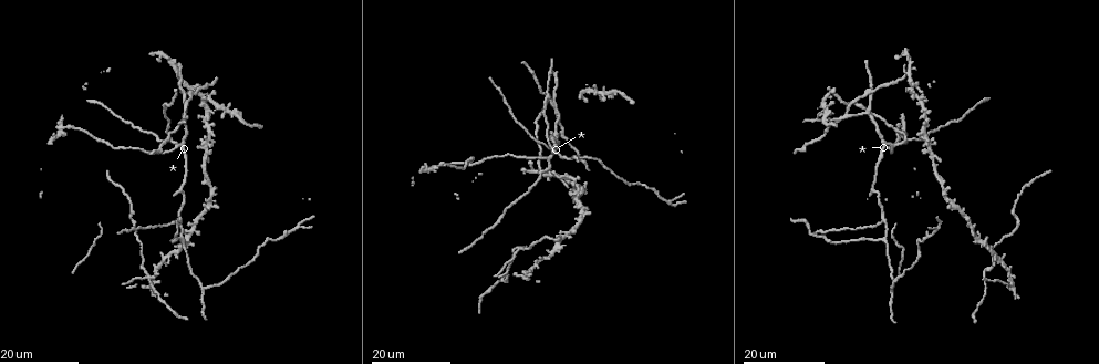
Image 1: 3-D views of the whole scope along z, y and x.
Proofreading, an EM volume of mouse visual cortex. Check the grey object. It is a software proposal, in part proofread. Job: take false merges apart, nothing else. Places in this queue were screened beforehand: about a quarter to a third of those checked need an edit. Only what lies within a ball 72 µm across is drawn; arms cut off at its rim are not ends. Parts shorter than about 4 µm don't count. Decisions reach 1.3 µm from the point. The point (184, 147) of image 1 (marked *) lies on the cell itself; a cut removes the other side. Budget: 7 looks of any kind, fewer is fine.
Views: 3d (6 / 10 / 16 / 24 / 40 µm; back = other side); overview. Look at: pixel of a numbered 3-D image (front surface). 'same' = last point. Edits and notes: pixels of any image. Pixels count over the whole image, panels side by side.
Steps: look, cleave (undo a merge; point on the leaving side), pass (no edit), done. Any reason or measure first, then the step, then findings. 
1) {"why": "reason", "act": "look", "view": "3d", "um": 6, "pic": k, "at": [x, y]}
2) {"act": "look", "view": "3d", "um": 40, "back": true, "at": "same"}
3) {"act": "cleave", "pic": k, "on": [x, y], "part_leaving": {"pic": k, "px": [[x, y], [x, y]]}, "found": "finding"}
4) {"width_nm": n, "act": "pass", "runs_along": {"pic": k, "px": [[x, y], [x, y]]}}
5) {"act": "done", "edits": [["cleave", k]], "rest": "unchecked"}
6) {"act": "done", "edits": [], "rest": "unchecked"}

{"why": "side arm on a straight run", "act": "look", "view": "3d", "um": 16, "pic": 1, "at": [201, 291]}

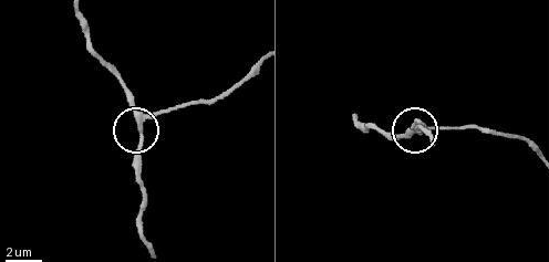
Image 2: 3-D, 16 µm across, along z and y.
{"act": "look", "view": "3d", "um": 10, "pic": 2, "at": [139, 123]}

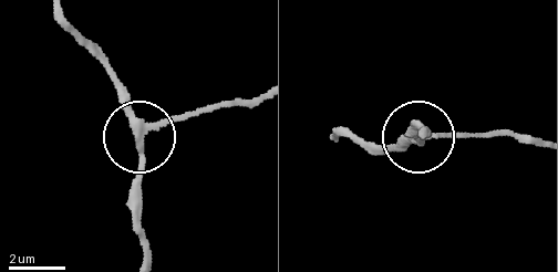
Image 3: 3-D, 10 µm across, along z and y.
{"arms": 3, "act": "pass", "found": "continuous, no second cell"}

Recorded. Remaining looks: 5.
{"why": "three arms meet", "act": "look", "view": "3d", "um": 16, "pic": 1, "at": [883, 221]}

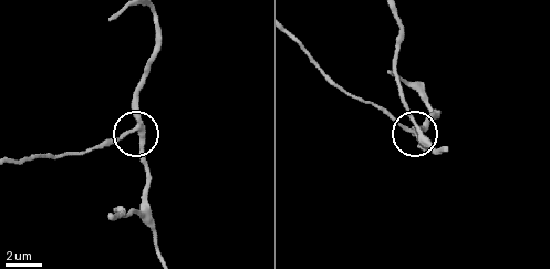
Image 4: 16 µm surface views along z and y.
{"act": "look", "view": "3d", "um": 10, "pic": 4, "at": [138, 130]}

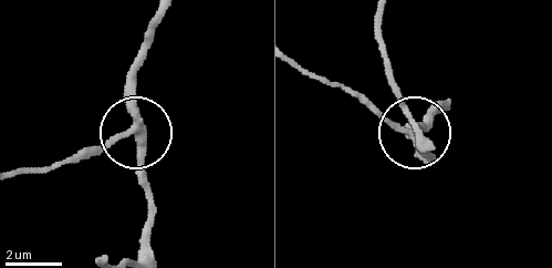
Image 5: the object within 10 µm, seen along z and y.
{"act": "look", "view": "3d", "um": 6, "pic": 5, "at": [135, 129]}

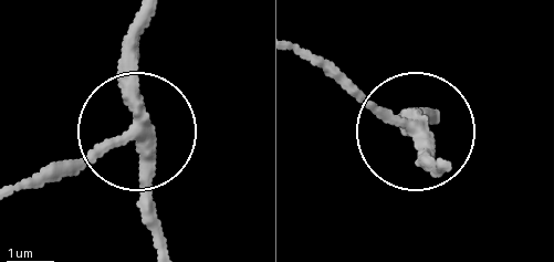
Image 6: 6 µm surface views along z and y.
{"side_arm_um": 43, "arms": 3, "act": "pass", "found": "one cell here"}

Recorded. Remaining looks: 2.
{"why": "four arms meet", "act": "look", "view": "3d", "um": 24, "pic": 1, "at": [149, 275]}

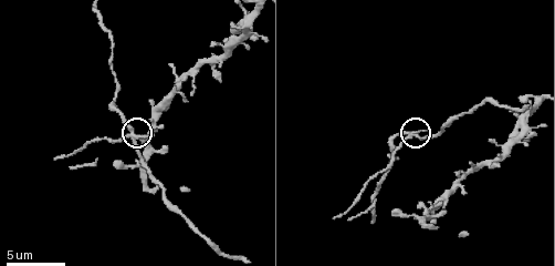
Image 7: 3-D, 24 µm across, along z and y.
{"act": "look", "view": "3d", "um": 6, "pic": 7, "at": [135, 133]}

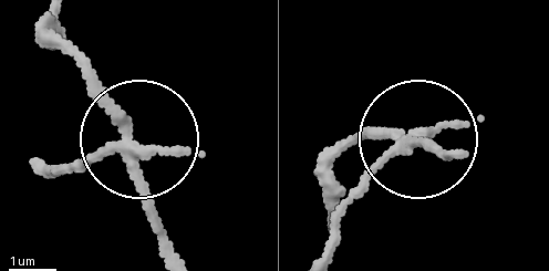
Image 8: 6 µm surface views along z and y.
{"arms": 4, "act": "cleave", "pic": 8, "on": [76, 159], "part_leaving": {"pic": 8, "px": [[121, 145], [62, 169], [38, 165]]}, "found": "a second cell is stuck on"}

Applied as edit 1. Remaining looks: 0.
{"act": "done", "edits": [["cleave", 8]], "rest": "unchecked"}

